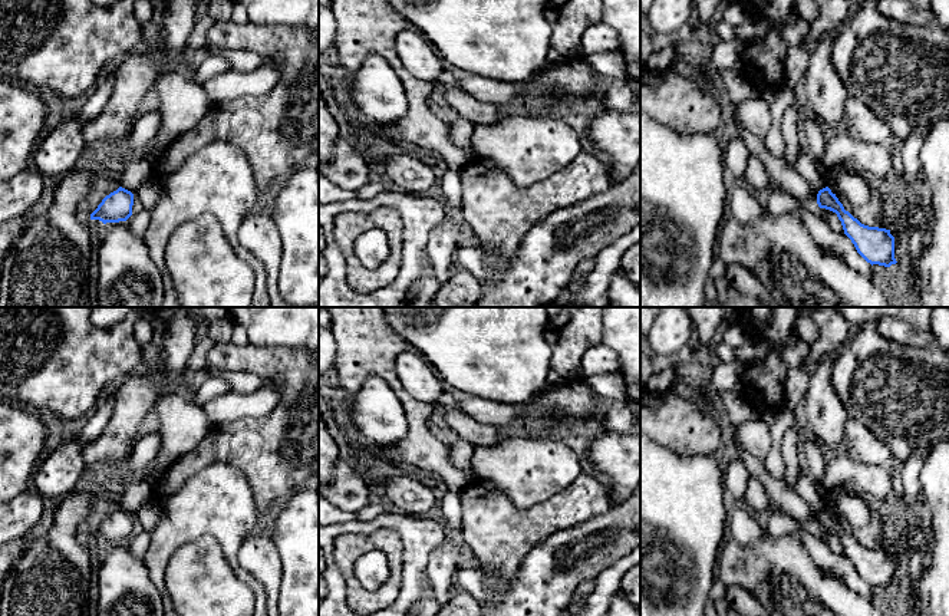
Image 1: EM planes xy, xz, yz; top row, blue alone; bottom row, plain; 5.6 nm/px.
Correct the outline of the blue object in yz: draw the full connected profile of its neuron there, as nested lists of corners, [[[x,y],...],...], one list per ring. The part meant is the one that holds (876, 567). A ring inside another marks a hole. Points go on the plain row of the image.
[[[828,508],[818,513],[817,526],[820,530],[826,530],[837,536],[844,556],[851,561],[857,574],[867,584],[884,589],[890,589],[897,584],[894,580],[894,559],[890,556],[890,551],[861,546],[844,531],[843,526]]]

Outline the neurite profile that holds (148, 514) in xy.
[[[154,498],[141,505],[135,513],[135,518],[142,526],[142,530],[146,530],[149,533],[155,530],[159,515],[161,515],[161,505]]]

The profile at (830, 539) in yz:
[[[820,530],[820,534],[818,534],[824,543],[837,554],[841,554],[844,556],[844,551],[843,551],[843,547],[841,547],[841,543],[838,541],[837,536],[830,533],[830,531],[826,531],[826,530]]]

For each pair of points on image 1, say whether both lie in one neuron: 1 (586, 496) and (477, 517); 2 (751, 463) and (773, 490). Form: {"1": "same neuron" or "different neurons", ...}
{"1": "same neuron", "2": "same neuron"}

